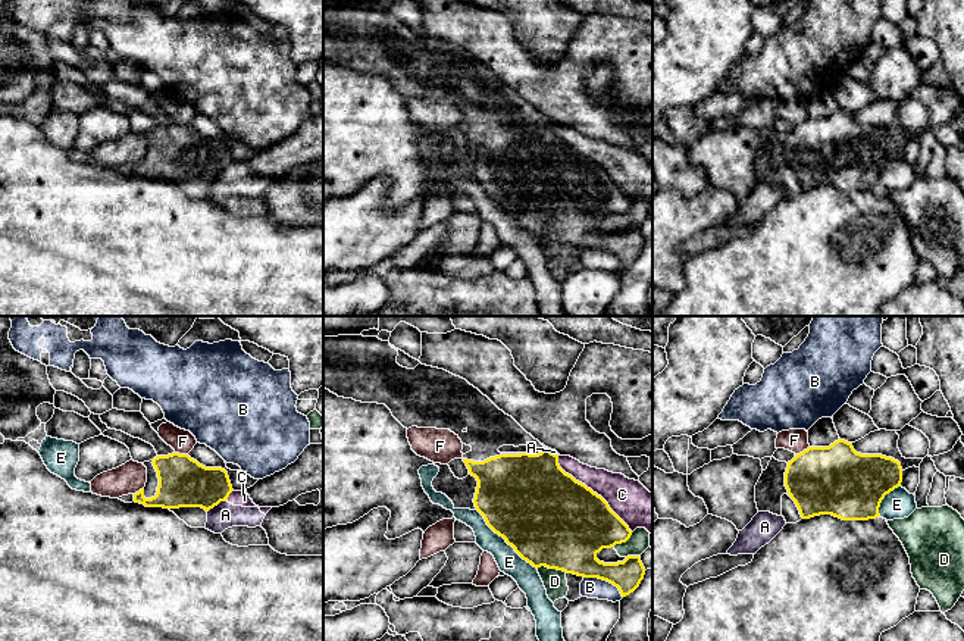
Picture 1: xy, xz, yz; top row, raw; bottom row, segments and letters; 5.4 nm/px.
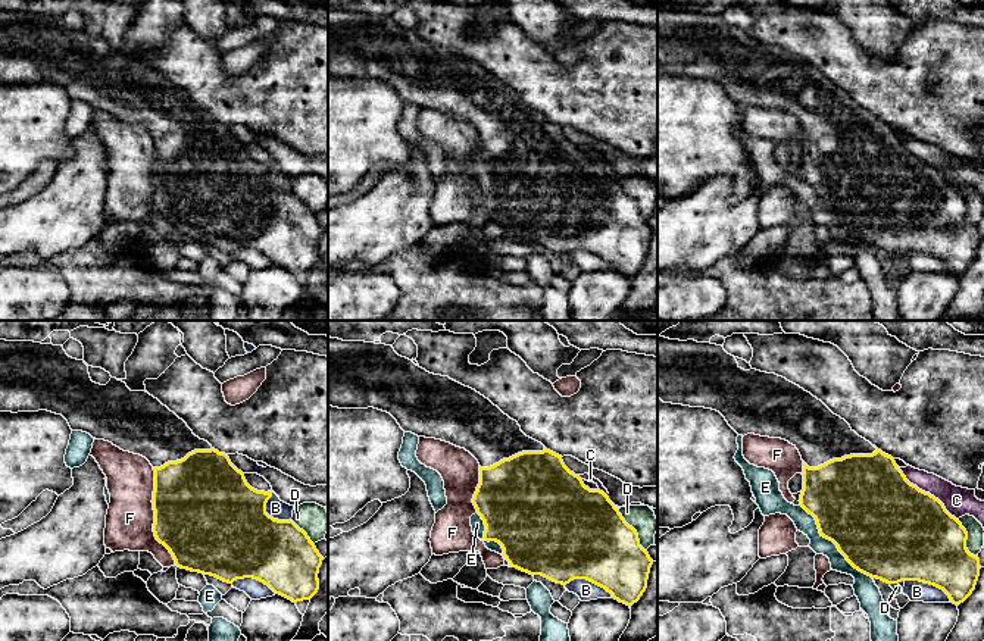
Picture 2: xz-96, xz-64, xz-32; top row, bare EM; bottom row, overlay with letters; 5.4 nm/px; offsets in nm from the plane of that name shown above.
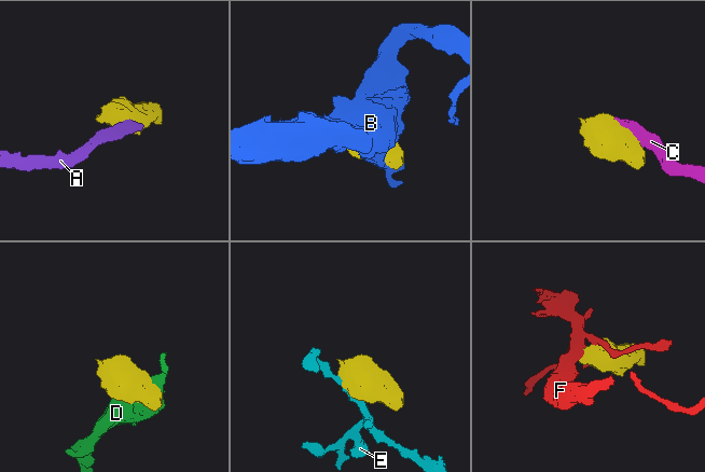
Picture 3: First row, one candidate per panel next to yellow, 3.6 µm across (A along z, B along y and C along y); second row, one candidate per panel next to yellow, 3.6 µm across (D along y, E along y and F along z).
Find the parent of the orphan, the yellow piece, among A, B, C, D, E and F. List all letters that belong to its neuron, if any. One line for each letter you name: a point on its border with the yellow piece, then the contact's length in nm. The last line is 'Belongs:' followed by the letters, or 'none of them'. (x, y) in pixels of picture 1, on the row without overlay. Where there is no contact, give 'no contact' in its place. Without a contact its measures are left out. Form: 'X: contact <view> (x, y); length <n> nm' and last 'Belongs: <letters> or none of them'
Belongs: none of them

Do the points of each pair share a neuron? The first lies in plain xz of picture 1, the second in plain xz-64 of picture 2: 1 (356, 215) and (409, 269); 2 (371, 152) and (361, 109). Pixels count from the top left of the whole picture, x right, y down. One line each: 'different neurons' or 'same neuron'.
1: different neurons
2: same neuron

